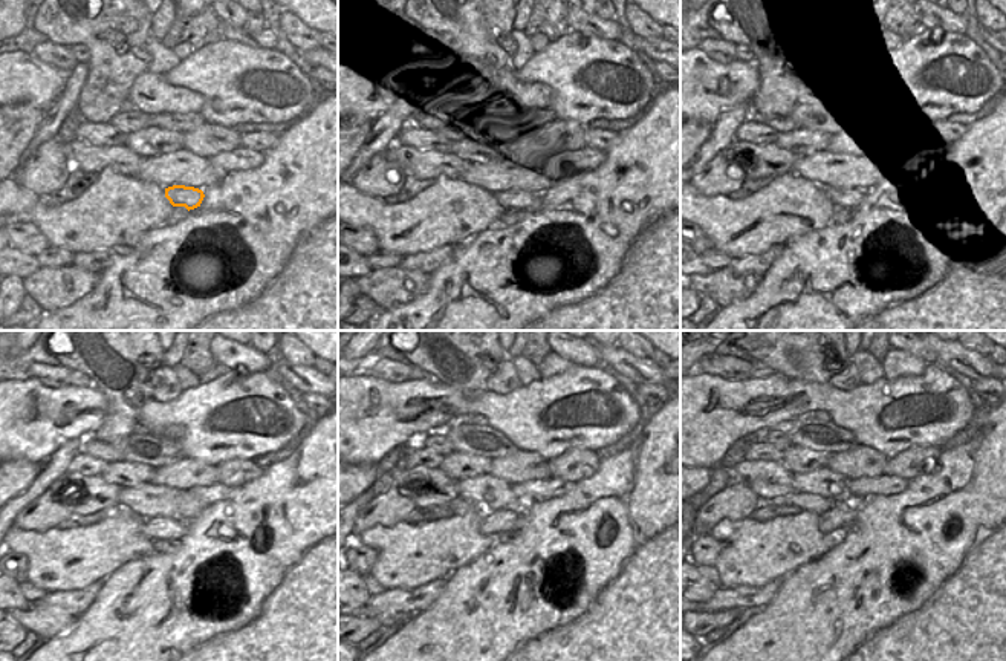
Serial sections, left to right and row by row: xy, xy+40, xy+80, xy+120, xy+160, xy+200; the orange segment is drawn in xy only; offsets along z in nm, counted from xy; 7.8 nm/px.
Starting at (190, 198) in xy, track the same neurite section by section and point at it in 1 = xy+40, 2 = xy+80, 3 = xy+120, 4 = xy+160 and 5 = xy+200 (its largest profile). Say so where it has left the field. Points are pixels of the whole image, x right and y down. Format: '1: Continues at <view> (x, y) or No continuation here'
1: Continues at xy+40 (514, 198)
2: Continues at xy+80 (844, 198)
3: Continues at xy+120 (156, 528)
4: Continues at xy+160 (502, 522)
5: Continues at xy+200 (837, 520).

